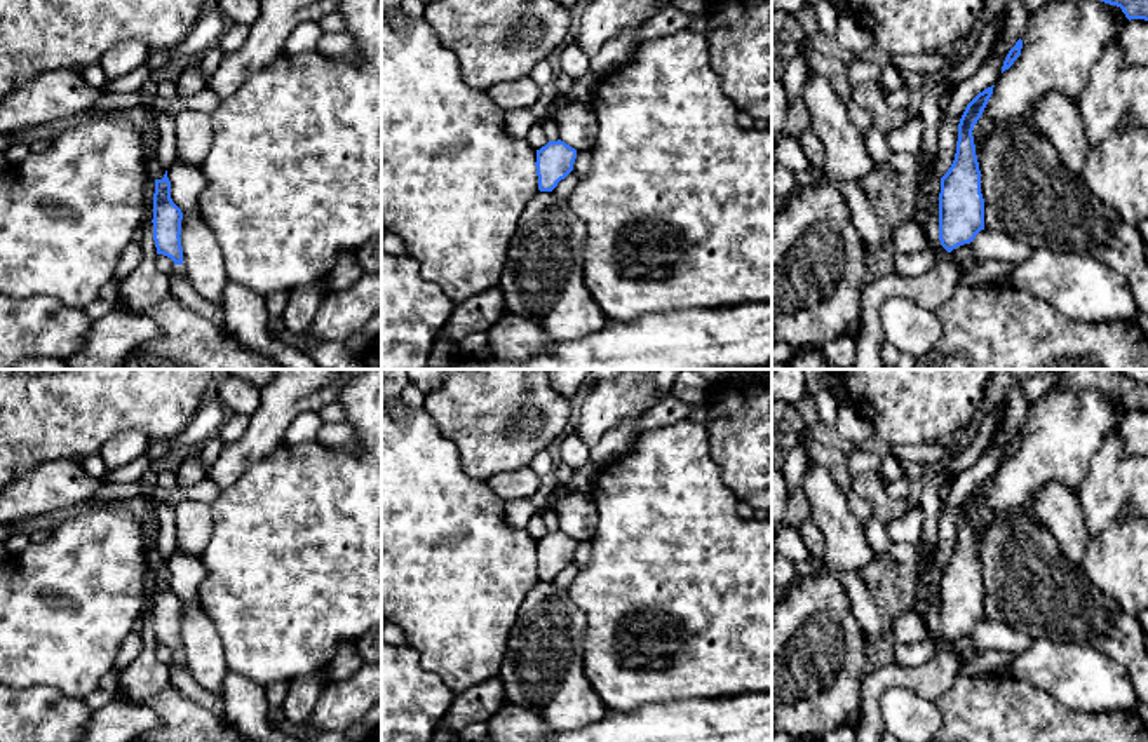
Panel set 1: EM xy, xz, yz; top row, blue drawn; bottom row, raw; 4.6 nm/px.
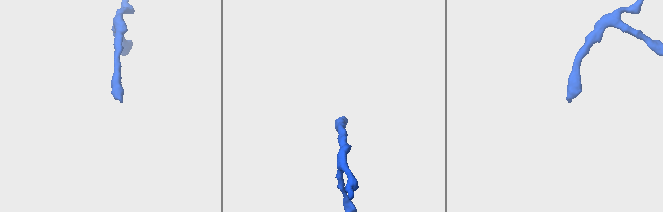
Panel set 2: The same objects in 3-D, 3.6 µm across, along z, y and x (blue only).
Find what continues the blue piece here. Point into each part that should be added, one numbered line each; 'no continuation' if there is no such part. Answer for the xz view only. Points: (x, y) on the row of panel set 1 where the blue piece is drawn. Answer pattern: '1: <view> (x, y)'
no continuation

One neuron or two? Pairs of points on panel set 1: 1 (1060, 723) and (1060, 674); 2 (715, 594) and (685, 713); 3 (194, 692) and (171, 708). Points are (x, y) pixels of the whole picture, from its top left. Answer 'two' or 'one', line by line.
1: two
2: two
3: two

